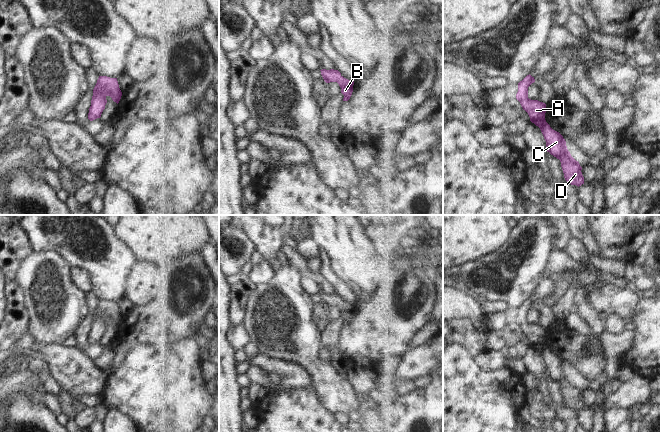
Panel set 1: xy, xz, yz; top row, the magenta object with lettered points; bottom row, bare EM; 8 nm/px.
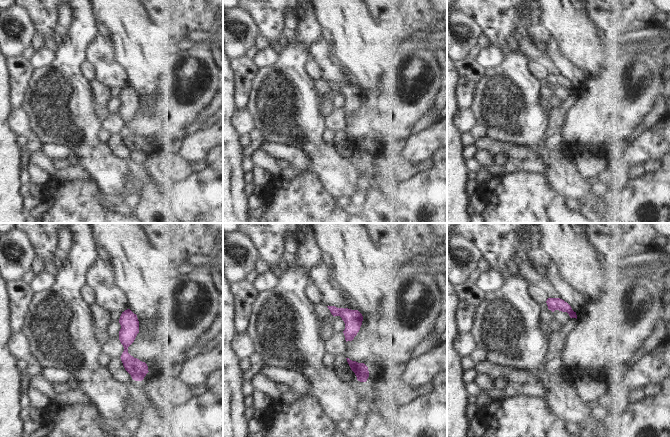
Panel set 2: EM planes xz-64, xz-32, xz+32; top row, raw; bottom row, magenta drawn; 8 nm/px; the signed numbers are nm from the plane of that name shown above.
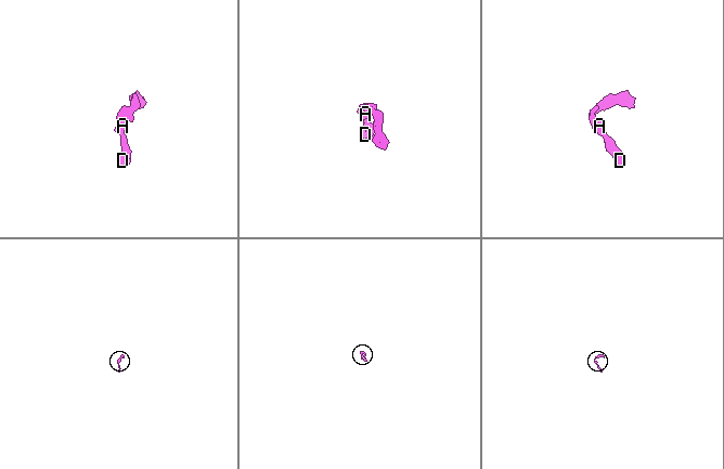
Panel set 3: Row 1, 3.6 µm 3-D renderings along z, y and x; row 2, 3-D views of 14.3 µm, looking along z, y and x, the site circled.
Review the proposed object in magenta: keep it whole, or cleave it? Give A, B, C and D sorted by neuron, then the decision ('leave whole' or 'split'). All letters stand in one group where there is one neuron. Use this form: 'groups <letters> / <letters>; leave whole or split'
groups A B C D; leave whole

